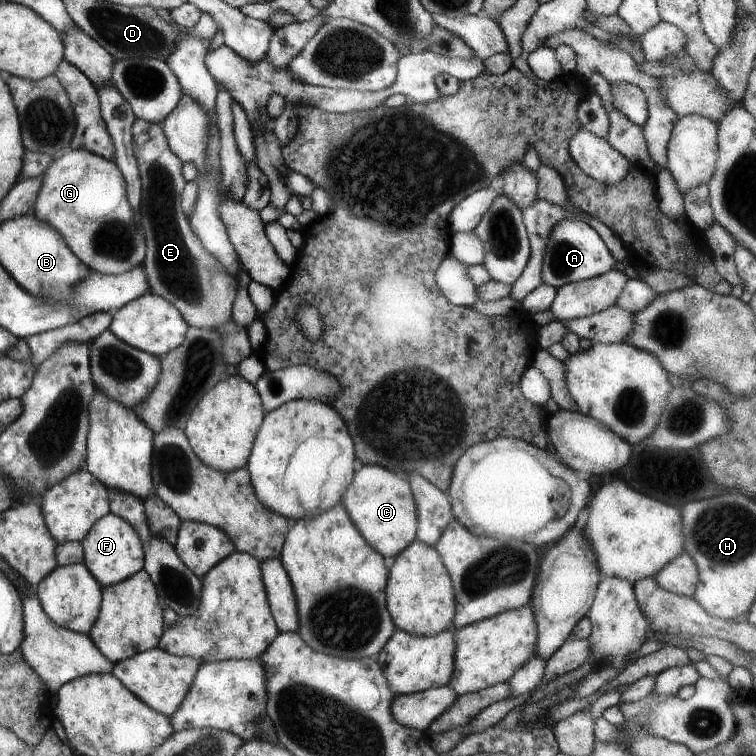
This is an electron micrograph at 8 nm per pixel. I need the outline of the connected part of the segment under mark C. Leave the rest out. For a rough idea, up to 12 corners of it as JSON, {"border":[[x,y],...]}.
{"border":[[376,464],[354,473],[342,504],[384,558],[416,539],[405,475]]}

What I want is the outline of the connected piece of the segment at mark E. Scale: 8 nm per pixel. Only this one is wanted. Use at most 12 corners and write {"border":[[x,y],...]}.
{"border":[[161,124],[131,132],[148,293],[190,327],[231,319],[238,284],[180,206],[183,162]]}

